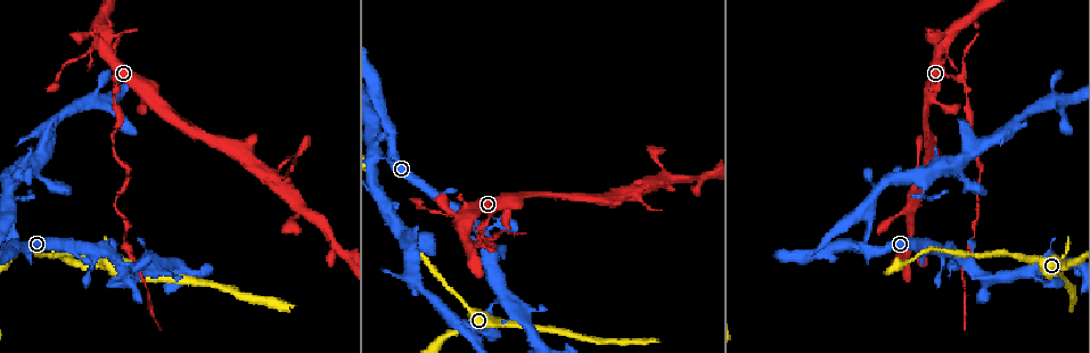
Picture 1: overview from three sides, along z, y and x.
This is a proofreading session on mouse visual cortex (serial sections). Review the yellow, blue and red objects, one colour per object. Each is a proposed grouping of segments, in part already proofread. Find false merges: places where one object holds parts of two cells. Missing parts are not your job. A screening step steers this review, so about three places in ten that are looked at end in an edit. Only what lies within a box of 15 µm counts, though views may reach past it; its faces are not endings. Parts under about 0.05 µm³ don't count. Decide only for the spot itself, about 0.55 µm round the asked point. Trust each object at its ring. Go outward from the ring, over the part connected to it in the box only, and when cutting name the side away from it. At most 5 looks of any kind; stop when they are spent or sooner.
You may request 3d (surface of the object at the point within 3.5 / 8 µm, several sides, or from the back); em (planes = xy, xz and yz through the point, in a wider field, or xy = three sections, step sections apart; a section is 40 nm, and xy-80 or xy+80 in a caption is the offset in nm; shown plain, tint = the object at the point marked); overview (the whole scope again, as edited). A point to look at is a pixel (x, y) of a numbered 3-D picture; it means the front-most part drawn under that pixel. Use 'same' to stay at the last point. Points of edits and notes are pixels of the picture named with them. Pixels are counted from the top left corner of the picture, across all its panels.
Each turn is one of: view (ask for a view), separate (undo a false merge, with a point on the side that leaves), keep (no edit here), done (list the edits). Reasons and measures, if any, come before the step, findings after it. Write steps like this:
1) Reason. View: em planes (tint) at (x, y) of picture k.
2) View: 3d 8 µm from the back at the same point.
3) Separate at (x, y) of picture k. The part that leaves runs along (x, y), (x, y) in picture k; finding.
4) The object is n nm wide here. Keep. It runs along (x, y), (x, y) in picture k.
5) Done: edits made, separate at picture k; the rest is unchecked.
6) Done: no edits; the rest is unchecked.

Three arms meet. View: 3d 8 µm at (922, 186) of picture 1.

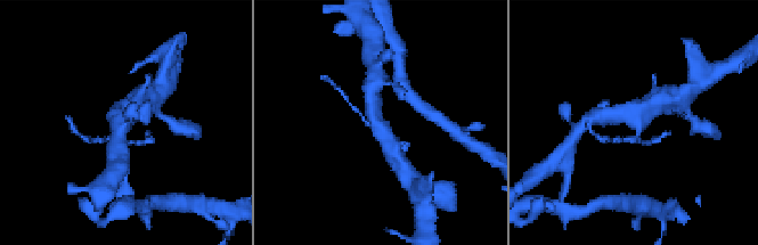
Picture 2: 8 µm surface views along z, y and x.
Now the EM. View: em xy step 3 (tint) at (636, 124) of picture 2.

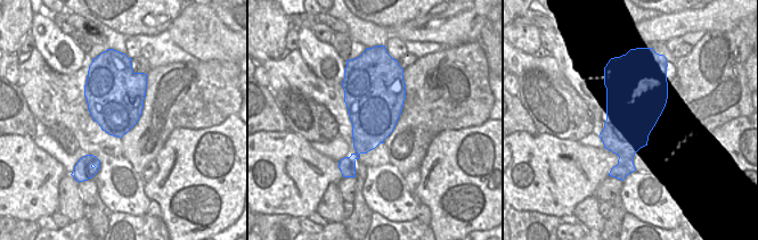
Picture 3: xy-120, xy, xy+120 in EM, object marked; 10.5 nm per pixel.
Separate at (655, 139) of picture 2. A border runs along (632, 158), (624, 165), (618, 164) in picture 3; two cells meet here.

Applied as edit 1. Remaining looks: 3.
See it whole again. View: overview.

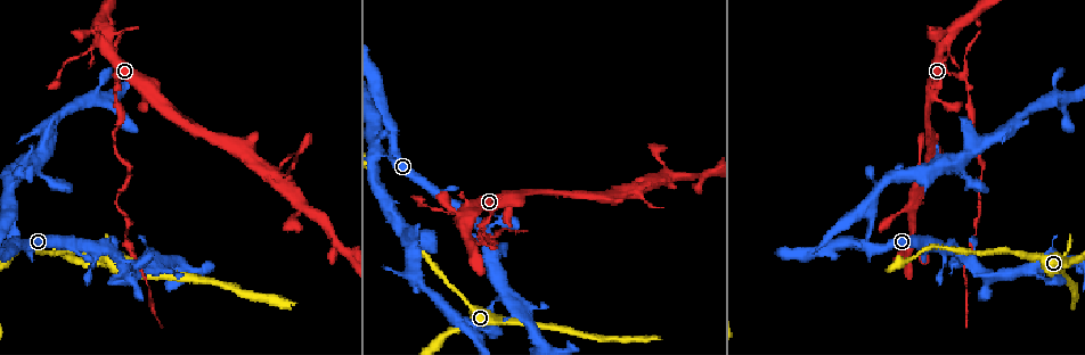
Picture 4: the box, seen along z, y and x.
Abrupt turn. View: em xy step 3 (tint) at (963, 74) of picture 4.

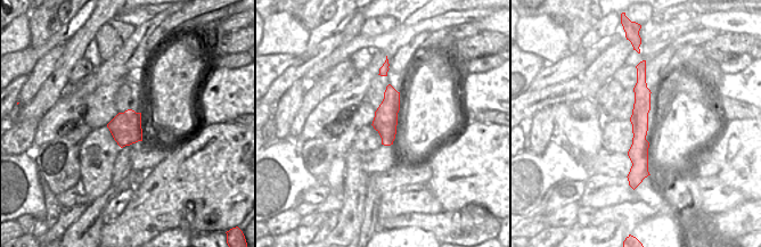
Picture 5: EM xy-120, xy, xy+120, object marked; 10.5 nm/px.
Wider look. View: 3d 3.5 µm at the same point.

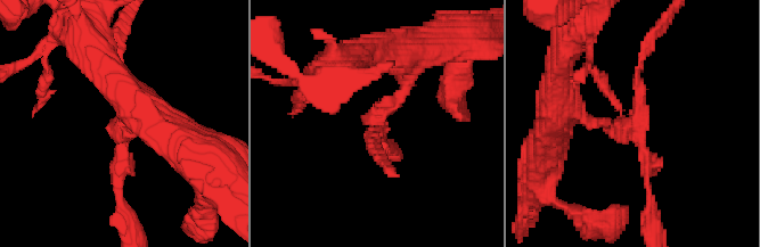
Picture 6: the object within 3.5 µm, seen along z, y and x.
The object is 260 nm wide here. Separate at (115, 180) of picture 6. A border runs along (373, 121), (383, 121), (395, 126) in picture 5; a second cell is stuck on.

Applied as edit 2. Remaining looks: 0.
Done: edits made, separate at picture 2, separate at picture 6; the rest is unchecked.

